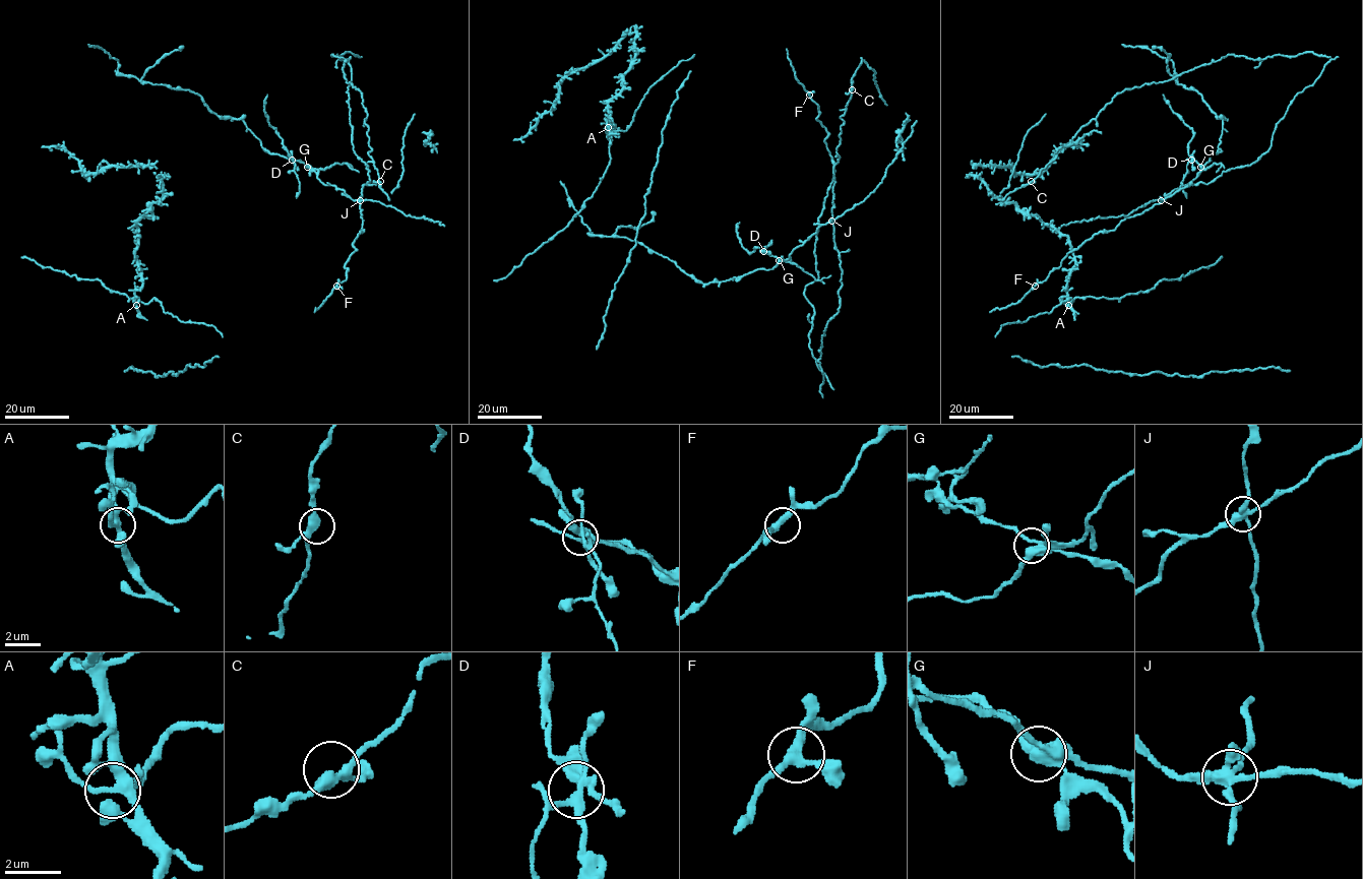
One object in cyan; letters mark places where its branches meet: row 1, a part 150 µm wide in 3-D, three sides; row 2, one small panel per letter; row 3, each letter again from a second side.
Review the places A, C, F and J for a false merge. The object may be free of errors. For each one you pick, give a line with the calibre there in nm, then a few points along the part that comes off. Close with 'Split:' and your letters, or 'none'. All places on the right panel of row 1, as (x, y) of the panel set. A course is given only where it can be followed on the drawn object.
J: calibre 320 nm; course (1161, 200), (1187, 185), (1211, 161), (1225, 118), (1198, 92), (1178, 84), (1170, 59), (1121, 44)
Split: J

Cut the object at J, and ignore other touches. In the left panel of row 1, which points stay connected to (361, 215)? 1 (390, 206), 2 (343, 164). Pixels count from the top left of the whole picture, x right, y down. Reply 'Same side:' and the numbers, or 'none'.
Same side: none

